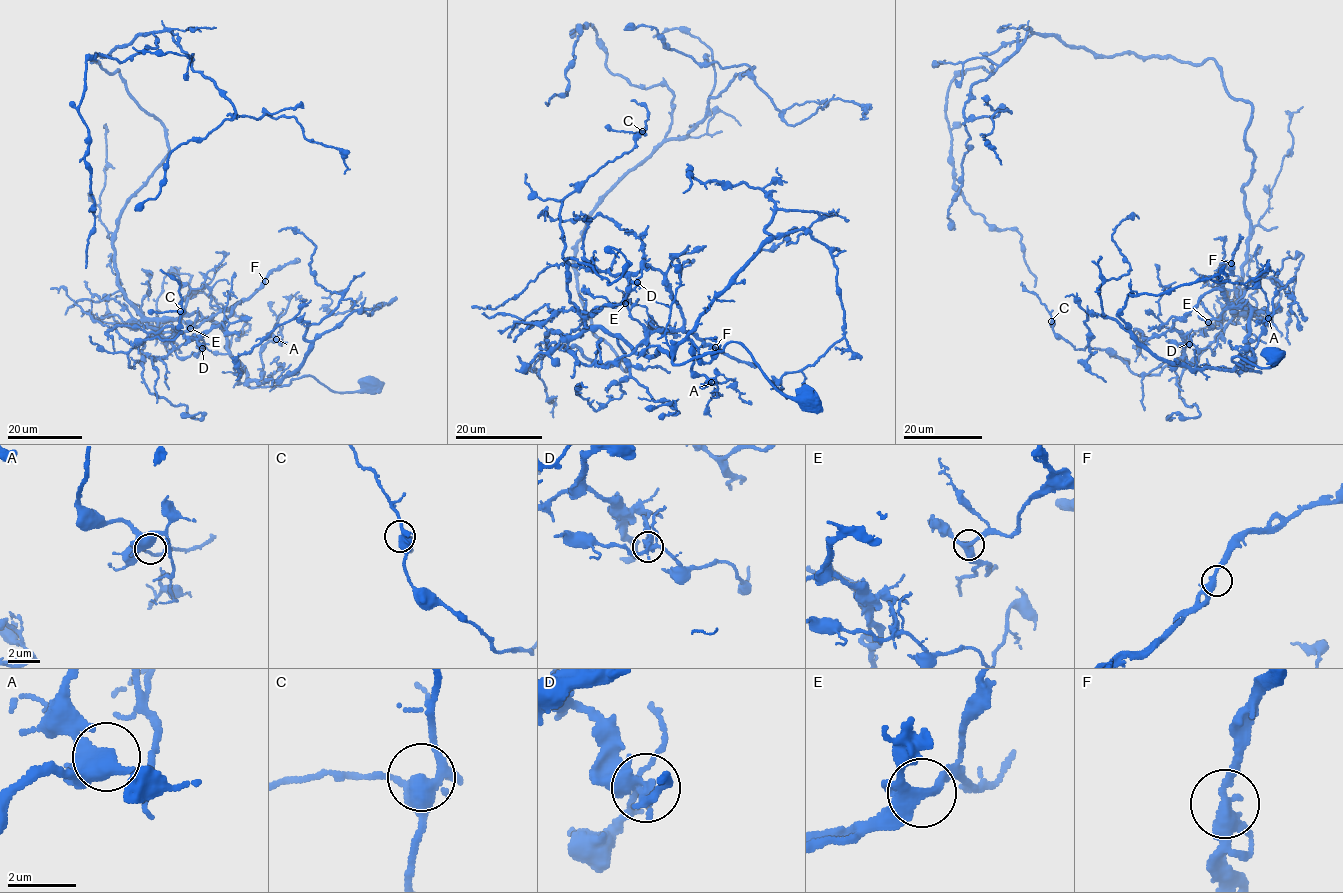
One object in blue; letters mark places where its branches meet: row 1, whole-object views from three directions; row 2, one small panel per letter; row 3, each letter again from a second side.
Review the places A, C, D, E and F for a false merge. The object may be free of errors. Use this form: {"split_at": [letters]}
{"split_at": ["D"]}

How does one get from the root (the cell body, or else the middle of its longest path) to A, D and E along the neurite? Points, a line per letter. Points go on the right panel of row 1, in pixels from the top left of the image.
A: (1274, 355), (1273, 366), (1266, 368), (1237, 356), (1231, 361), (1260, 372), (1236, 365), (1255, 346), (1268, 318)
D: (1274, 355), (1266, 368), (1231, 361), (1260, 372), (1246, 341), (1244, 301), (1214, 353), (1189, 344)
E: (1274, 355), (1266, 368), (1231, 361), (1260, 372), (1246, 341), (1250, 307), (1225, 308), (1208, 322)

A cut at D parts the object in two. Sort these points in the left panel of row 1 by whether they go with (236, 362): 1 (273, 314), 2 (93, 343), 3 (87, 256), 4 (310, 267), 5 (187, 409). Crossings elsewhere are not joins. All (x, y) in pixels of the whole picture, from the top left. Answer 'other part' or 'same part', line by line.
1: same part
2: same part
3: same part
4: same part
5: same part

